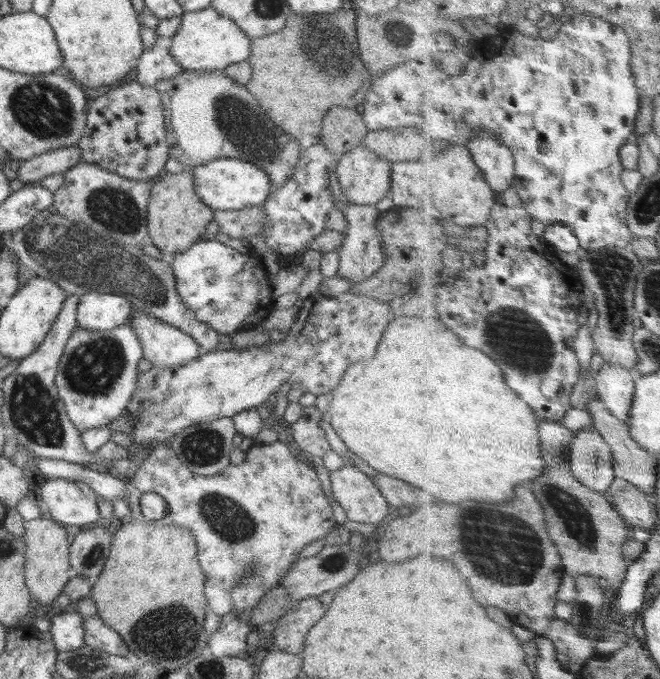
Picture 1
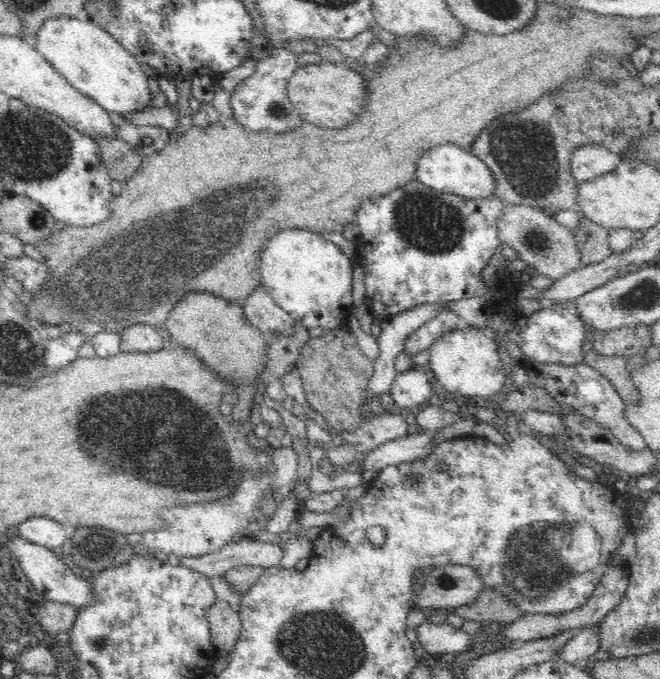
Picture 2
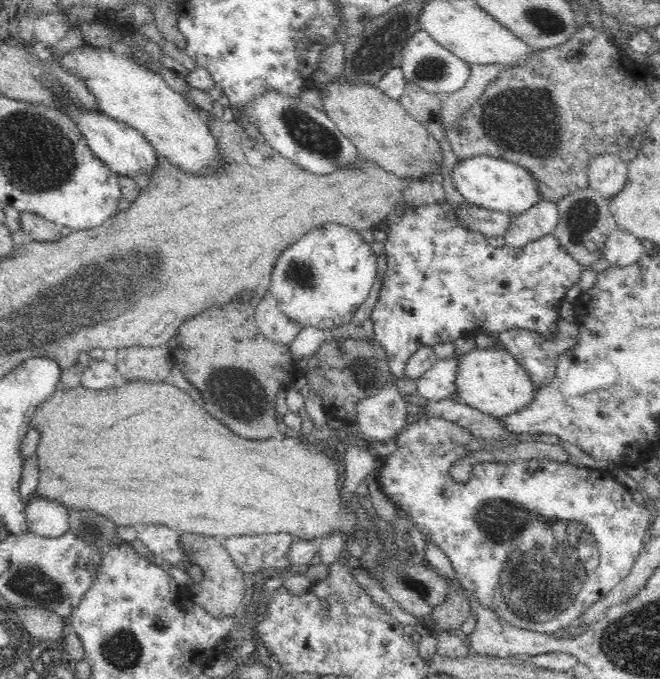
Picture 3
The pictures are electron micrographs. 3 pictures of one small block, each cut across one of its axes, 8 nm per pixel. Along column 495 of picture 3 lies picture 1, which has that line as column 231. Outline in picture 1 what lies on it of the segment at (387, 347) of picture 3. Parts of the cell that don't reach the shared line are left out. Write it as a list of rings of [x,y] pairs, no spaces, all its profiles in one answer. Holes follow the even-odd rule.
[[[214,239],[196,241],[188,249],[172,253],[166,259],[176,278],[176,292],[198,322],[214,328],[218,334],[232,334],[260,325],[275,309],[270,280],[266,275],[254,276],[255,255],[242,254],[237,249]]]

